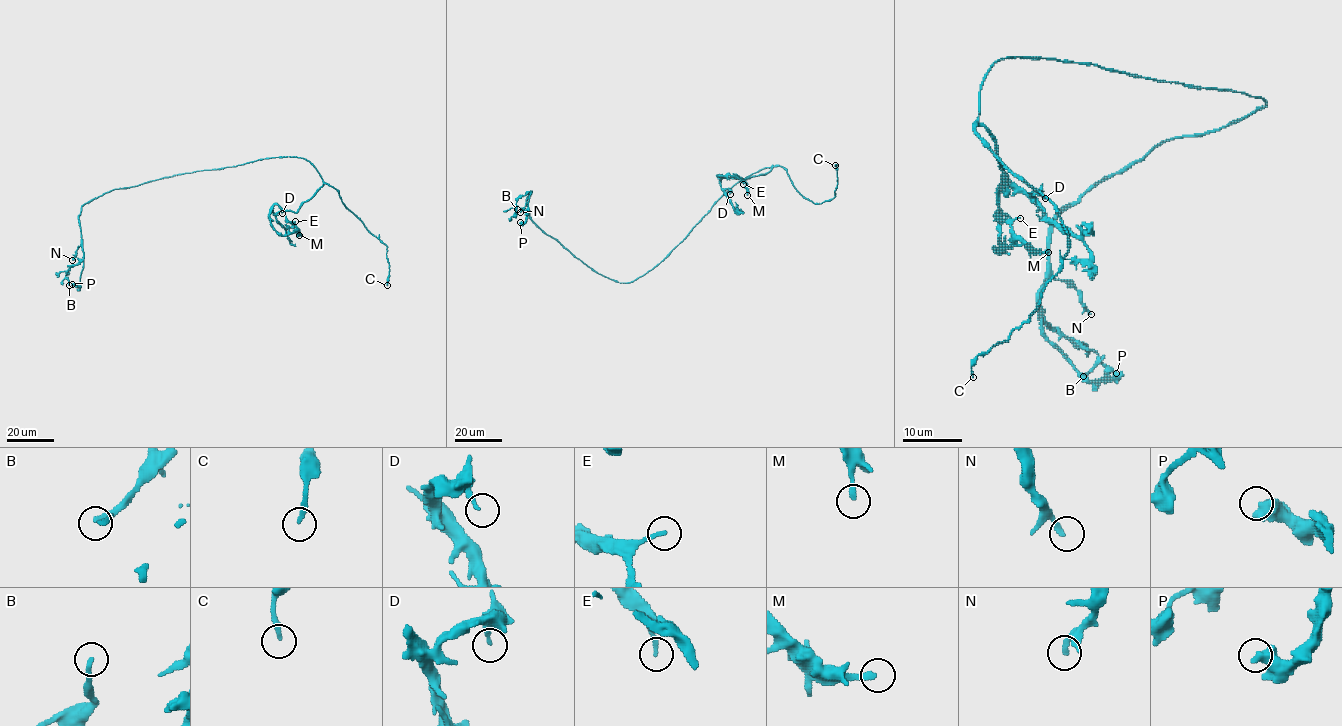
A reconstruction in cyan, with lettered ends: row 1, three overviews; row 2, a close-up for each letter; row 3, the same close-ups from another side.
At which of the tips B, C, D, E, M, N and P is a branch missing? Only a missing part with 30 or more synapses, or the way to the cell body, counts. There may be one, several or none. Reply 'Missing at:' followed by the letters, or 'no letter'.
Missing at: no letter

